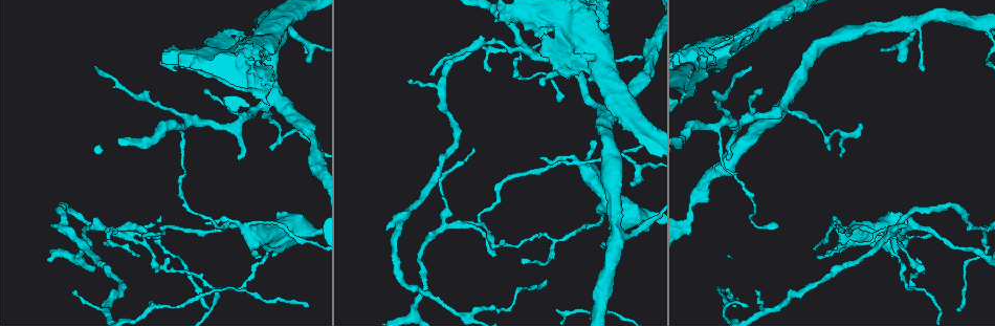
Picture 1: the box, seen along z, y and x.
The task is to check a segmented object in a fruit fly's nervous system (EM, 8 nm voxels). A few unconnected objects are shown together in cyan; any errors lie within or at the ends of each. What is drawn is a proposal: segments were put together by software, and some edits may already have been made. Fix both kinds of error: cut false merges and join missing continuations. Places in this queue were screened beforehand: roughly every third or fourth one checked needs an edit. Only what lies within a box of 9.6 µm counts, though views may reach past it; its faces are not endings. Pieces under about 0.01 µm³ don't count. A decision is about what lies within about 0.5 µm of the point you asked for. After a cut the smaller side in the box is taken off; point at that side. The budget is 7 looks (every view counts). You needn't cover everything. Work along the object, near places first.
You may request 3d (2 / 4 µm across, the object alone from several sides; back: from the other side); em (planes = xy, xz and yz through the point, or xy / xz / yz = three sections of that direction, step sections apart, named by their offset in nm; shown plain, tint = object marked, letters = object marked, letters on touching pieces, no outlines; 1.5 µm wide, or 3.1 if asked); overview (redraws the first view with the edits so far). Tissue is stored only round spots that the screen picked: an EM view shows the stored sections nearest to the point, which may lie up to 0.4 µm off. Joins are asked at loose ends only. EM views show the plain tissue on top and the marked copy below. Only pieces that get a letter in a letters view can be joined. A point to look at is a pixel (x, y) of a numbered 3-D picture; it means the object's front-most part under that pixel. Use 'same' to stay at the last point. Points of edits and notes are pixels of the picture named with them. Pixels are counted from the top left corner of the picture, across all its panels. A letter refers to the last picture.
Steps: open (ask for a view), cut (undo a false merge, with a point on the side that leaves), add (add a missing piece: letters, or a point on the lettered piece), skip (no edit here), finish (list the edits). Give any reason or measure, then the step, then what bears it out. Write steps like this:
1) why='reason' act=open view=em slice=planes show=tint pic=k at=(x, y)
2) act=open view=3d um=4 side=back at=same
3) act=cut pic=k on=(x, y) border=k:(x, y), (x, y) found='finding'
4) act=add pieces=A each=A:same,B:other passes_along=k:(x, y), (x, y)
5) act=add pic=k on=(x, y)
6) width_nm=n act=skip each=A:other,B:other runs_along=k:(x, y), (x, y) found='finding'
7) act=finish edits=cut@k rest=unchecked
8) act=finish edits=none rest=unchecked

why='closes a loop' act=open view=em slice=xz step=4 show=tint pic=1 at=(165, 267)

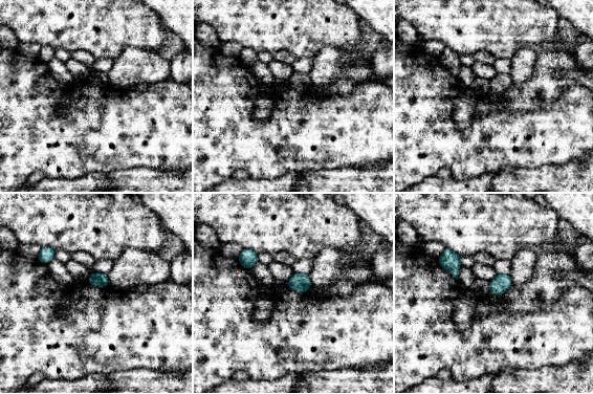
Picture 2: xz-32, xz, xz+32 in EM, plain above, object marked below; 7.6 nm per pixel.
act=open view=em slice=planes show=letters at=same

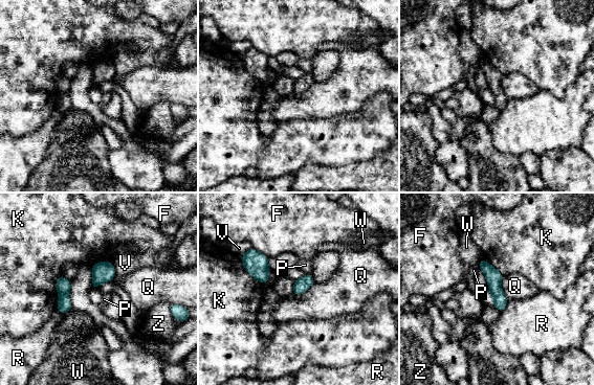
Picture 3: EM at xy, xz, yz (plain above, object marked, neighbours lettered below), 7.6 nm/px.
width_nm=90 longest_contact=K:260nm act=cut pic=3 on=(63, 285) each=F:other,K:other,P:other,Q:other,R:other,V:other,W:other,Z:other found='two neurons meet here'

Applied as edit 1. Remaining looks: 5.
why='free end' act=open view=3d um=2 pic=1 at=(640, 55)

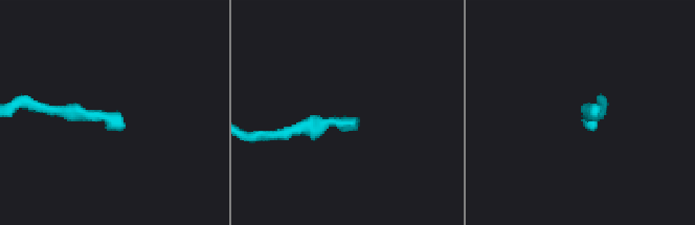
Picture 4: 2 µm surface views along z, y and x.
why='now the EM' act=open view=em slice=xy step=4 show=tint pic=4 at=(125, 125)

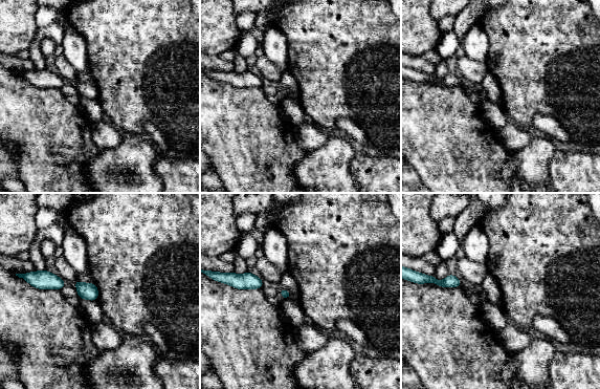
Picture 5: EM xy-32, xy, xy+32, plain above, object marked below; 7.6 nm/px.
act=open view=em slice=xy step=4 show=letters at=same

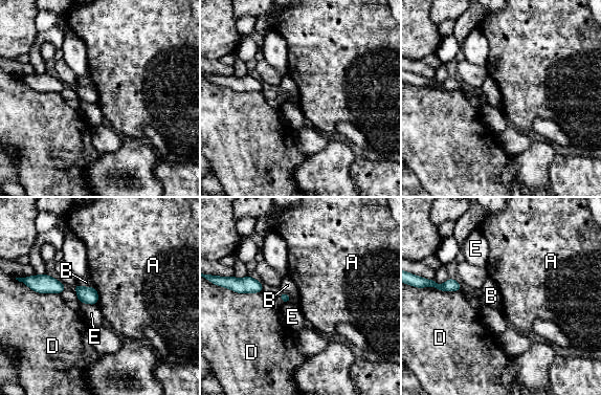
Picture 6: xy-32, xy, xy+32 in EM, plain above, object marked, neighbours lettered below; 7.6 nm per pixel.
longest_contact=D:260nm act=skip each=A:other,B:other,D:other,E:other border=6:(93, 286), (97, 293), (97, 304) found='no lettered piece goes on from it'

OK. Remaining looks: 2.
why='arms part here' act=open view=em slice=planes show=tint pic=1 at=(986, 24)

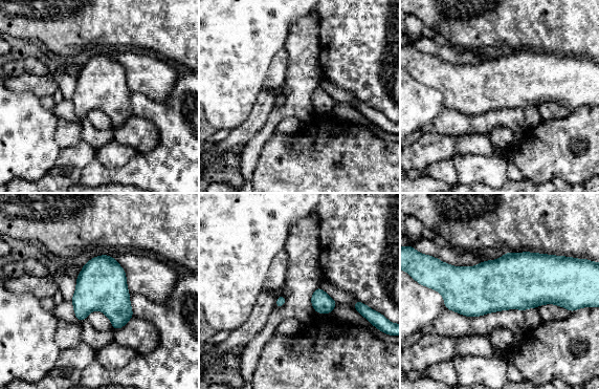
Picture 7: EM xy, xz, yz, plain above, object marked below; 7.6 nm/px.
why='see the neighbours' act=open view=em slice=planes show=letters at=same

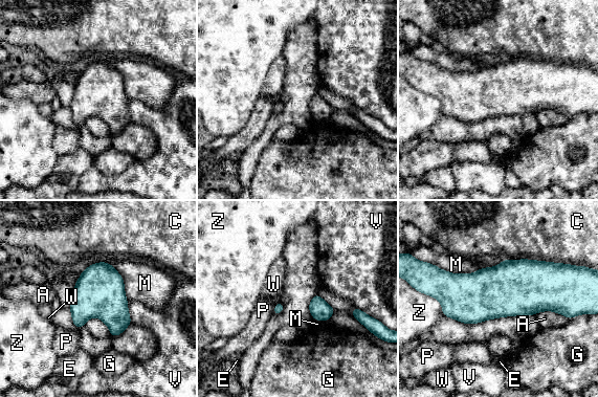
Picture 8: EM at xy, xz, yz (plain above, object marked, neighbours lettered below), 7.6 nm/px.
width_nm=380 act=skip each=A:other,C:other,E:other,G:other,M:other,P:other,V:other,W:other,Z:other border=8:(127, 302), (129, 317), (132, 323) found='one neuron here'

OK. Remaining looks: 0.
act=finish edits=cut@3 rest=unchecked

